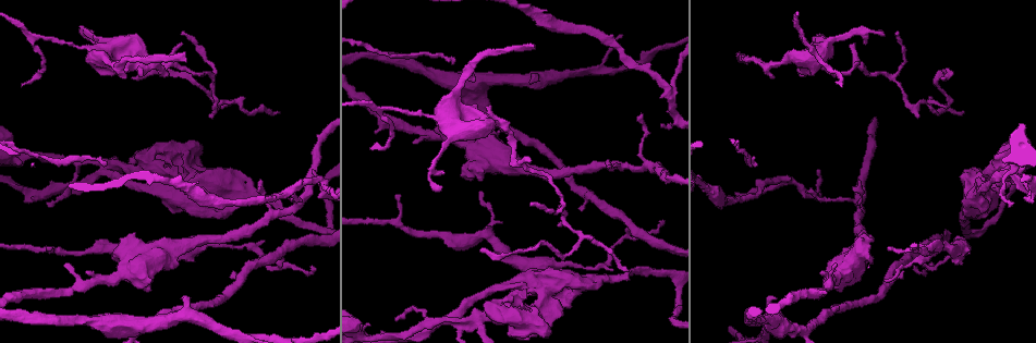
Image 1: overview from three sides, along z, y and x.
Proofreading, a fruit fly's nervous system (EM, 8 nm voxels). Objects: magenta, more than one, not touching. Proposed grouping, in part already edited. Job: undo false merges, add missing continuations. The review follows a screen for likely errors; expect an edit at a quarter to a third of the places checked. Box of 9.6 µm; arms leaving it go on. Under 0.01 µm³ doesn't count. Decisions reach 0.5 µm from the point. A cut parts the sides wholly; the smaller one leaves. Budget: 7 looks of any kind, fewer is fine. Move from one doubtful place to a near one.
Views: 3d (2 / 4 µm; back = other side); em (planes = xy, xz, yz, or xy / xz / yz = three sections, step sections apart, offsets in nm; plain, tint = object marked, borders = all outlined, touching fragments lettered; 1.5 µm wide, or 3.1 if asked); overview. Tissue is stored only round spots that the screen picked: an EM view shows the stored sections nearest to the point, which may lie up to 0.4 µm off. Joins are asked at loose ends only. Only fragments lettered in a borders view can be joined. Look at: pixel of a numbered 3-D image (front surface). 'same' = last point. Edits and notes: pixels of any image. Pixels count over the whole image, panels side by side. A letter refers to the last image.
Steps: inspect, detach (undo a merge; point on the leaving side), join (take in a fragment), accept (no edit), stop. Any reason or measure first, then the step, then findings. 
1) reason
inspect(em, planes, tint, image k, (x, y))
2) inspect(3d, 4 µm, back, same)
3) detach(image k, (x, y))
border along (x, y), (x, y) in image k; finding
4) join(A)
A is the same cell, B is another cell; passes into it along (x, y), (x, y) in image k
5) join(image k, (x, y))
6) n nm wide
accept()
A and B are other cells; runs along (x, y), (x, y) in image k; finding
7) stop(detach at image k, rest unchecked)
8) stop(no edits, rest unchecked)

free end
inspect(em, xz, step 4, borders, image 1, (854, 42))

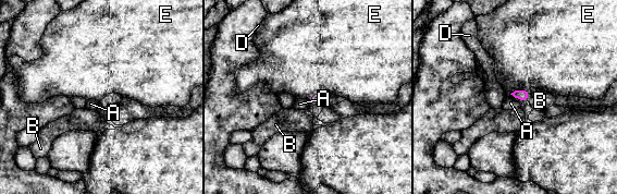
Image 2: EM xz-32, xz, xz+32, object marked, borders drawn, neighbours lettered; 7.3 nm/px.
accept()
A, B, D and E are other cells; border along (528, 88), (518, 88), (509, 94) in image 2; none of them fits

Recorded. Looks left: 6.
looks like a crossing
inspect(em, planes, borders, image 1, (630, 223))

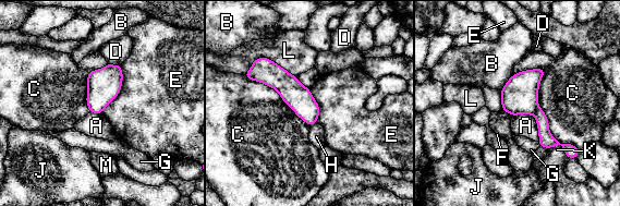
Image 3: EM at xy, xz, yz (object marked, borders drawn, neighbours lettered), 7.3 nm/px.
detach(image 3, (546, 140))
A, B, C, D, E, F, G, H, J, K, L and M are other cells; border along (538, 108), (533, 113) in image 3; a second cell is stuck on

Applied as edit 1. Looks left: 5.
three-way junction
inspect(3d, 4 µm, image 1, (778, 180))

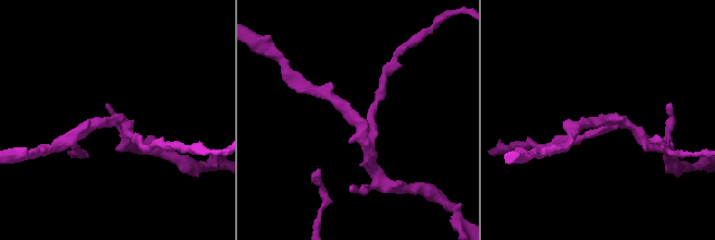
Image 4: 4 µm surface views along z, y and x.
3 arms; arms of 160, 170, 200 nm; need the tissue
inspect(em, xy, step 8, borders, image 4, (356, 123))

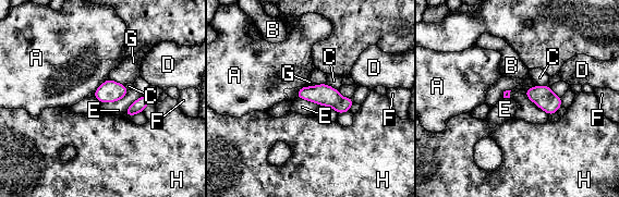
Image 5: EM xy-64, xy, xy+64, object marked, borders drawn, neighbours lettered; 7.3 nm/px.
E touches over 220 nm
accept()
A, B, C, D, E, F, G and H are other cells; all the same cell

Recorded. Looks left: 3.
stop(detach at image 3, rest unchecked)

